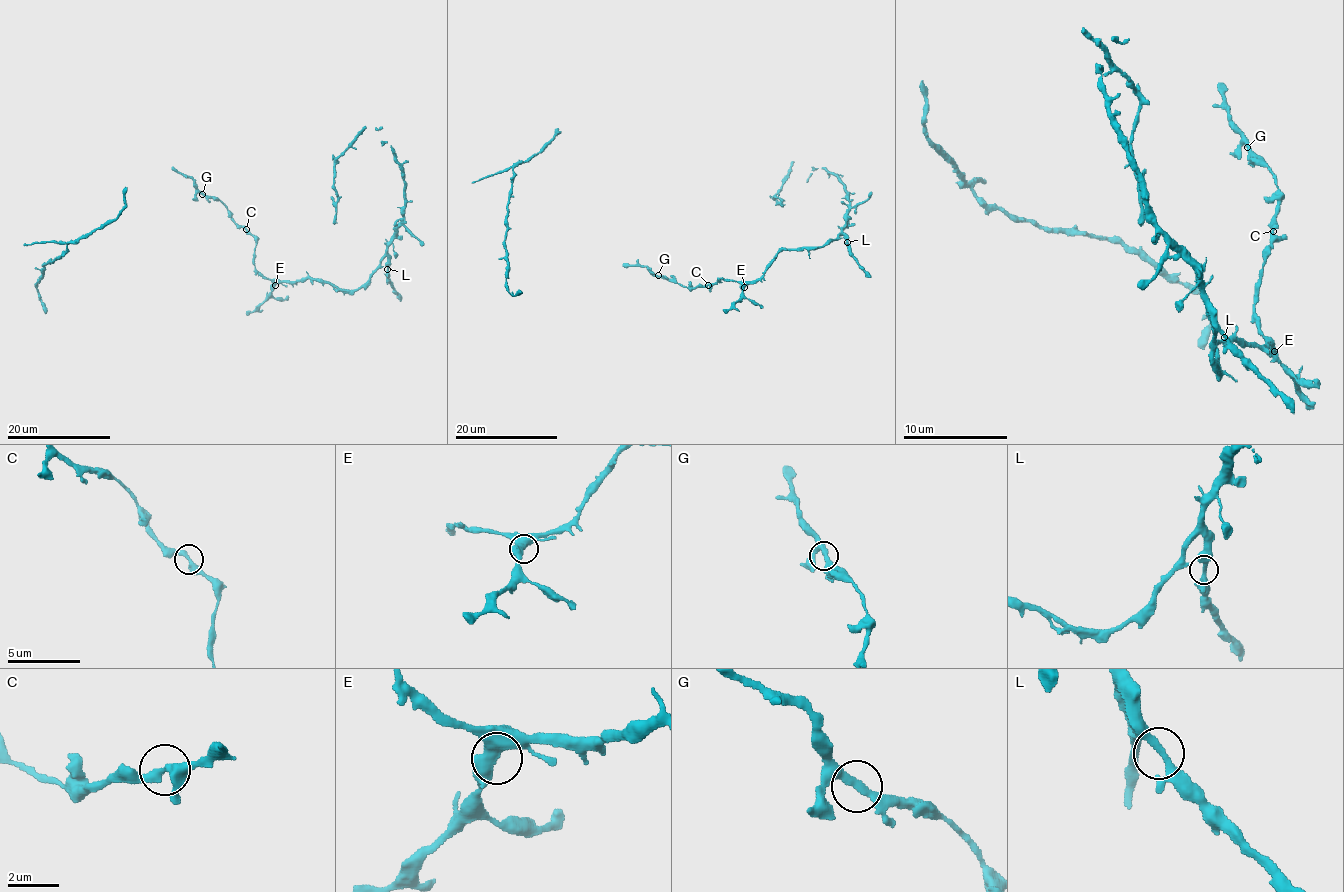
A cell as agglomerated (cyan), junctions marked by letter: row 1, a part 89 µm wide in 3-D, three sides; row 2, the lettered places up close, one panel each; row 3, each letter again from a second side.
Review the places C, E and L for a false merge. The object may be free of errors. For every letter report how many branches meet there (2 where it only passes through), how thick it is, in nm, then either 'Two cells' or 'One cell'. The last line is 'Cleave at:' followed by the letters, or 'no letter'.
C: Branches: 3. Thickness 300 nm. One cell
E: Branches: 3. Thickness 420 nm. One cell
L: Branches: 3. Thickness 240 nm. One cell
Cleave at: no letter

